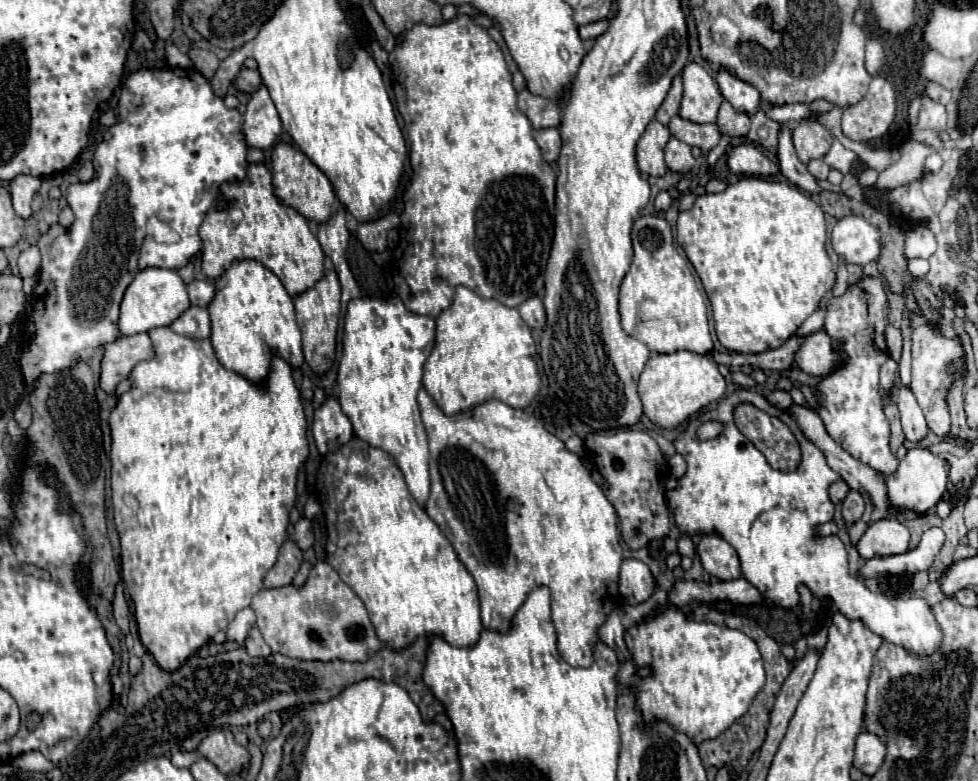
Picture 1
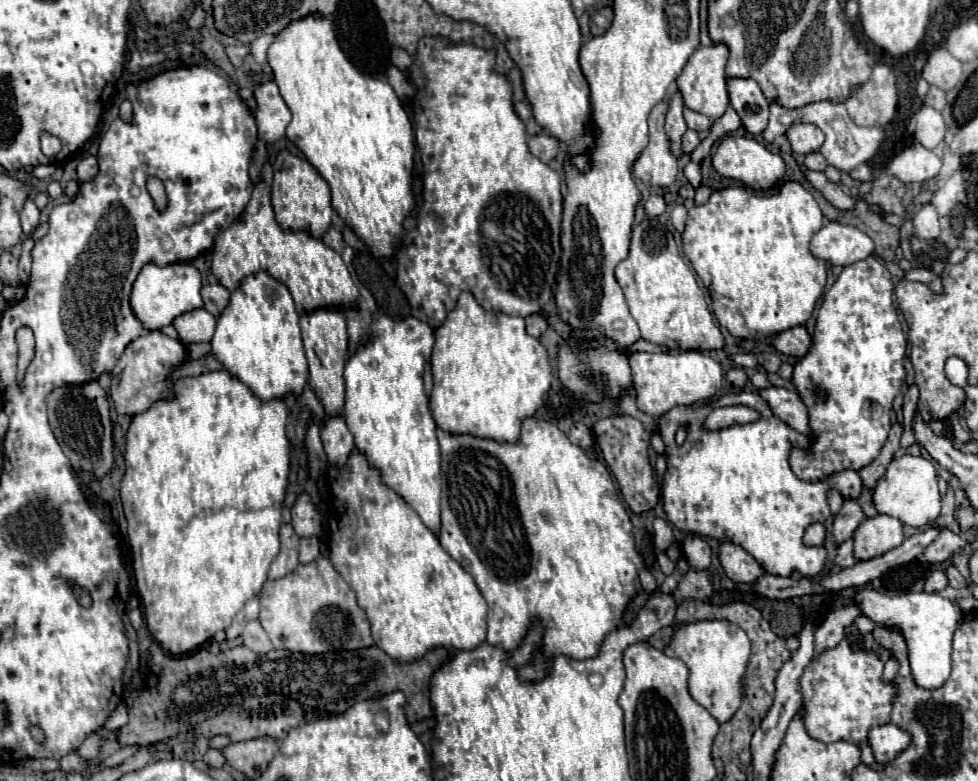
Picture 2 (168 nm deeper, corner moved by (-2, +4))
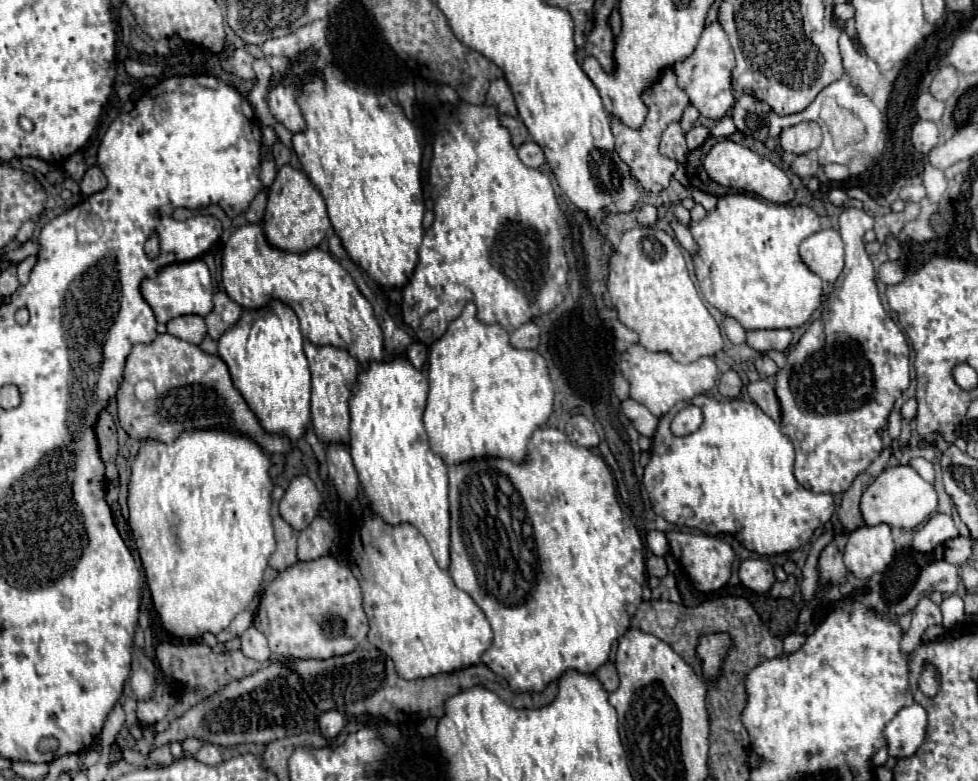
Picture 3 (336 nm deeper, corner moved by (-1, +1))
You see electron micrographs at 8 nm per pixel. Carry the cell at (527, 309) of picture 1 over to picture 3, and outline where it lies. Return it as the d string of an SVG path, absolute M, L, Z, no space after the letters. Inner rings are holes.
M529 321L523 327L519 327L517 331L511 333L511 345L519 347L519 349L537 349L539 345L539 327Z

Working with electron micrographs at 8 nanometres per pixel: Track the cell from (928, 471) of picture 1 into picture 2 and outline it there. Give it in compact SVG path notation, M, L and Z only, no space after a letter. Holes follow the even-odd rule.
M906 454L902 458L894 458L886 468L886 474L878 480L872 494L872 502L880 514L896 516L906 526L922 528L932 524L940 514L940 492L934 464L922 456Z

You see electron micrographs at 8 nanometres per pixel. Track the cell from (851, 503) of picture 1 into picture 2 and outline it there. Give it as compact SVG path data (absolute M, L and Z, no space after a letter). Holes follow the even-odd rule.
M844 500L842 510L834 518L834 530L832 530L832 542L840 546L844 540L852 538L856 526L862 522L862 508L854 500Z

